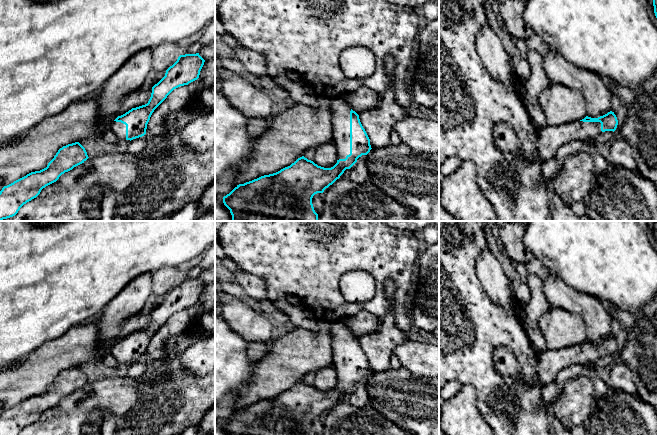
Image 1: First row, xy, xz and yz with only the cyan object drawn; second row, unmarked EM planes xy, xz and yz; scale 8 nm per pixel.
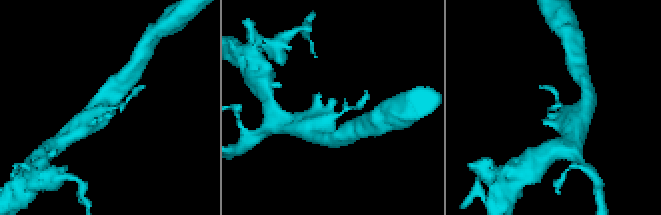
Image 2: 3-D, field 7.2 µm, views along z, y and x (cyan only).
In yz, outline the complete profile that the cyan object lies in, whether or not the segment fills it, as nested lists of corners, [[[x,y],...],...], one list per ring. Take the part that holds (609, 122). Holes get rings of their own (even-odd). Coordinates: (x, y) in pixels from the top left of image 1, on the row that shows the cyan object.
[[[610,111],[598,118],[586,116],[580,121],[559,126],[546,126],[539,130],[535,160],[543,163],[555,158],[556,152],[568,142],[592,139],[605,131],[614,132],[617,125],[617,117]]]

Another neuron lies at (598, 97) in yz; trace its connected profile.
[[[552,49],[545,55],[542,67],[551,83],[561,84],[582,93],[588,117],[598,118],[611,111],[612,94],[601,76],[568,62]]]

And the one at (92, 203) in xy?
[[[98,187],[89,190],[83,201],[83,210],[89,221],[101,220],[101,205],[104,191]]]

